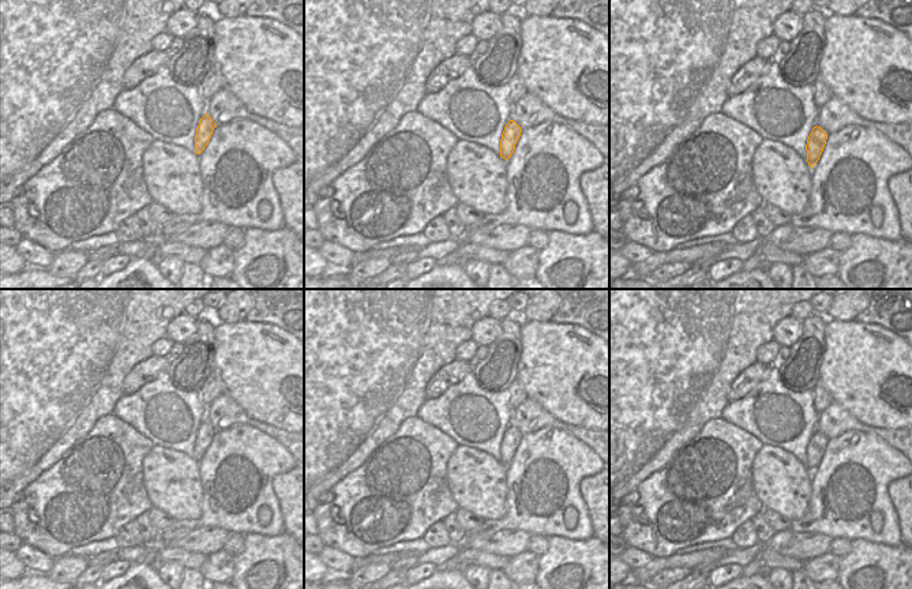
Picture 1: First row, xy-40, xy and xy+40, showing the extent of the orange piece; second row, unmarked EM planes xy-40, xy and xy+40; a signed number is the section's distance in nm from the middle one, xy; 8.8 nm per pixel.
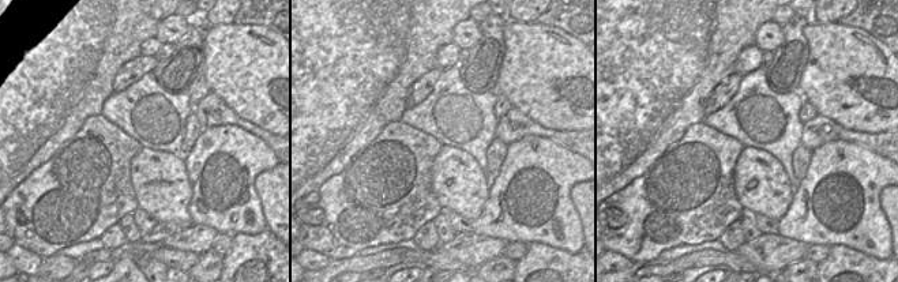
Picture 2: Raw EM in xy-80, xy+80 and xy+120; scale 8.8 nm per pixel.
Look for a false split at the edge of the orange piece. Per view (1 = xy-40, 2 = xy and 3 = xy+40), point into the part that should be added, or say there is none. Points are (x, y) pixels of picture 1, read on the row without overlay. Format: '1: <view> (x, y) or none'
1: xy-40 (172, 480)
2: xy (477, 483)
3: xy+40 (783, 484)

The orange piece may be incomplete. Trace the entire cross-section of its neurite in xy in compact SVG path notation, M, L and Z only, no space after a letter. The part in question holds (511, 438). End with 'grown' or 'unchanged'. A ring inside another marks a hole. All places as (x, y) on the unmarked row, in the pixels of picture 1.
M514 425L506 429L499 461L474 447L457 447L447 461L447 485L459 509L484 519L500 519L506 514L506 466L521 438Z; grown

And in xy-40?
M207 419L200 424L194 458L173 449L151 447L142 461L142 474L153 507L168 513L174 519L202 517L199 459L207 451L215 432Z; grown

